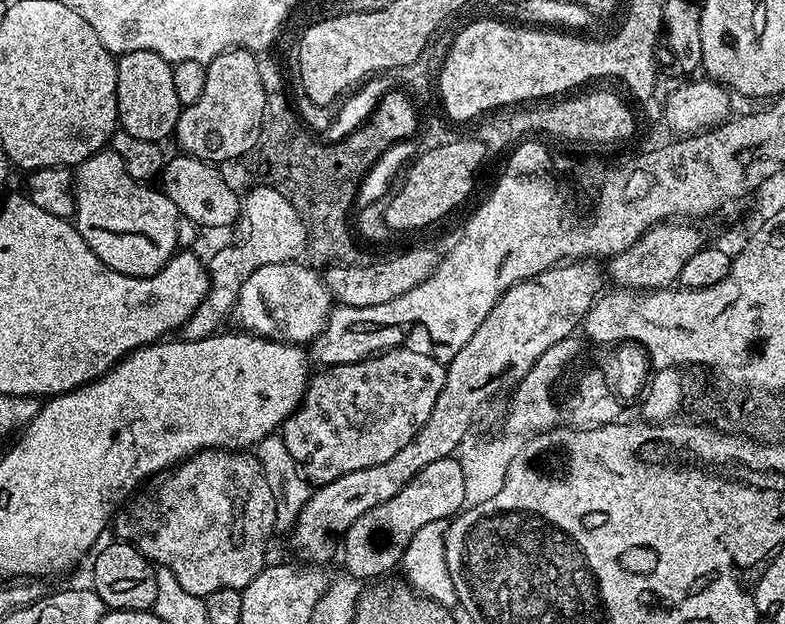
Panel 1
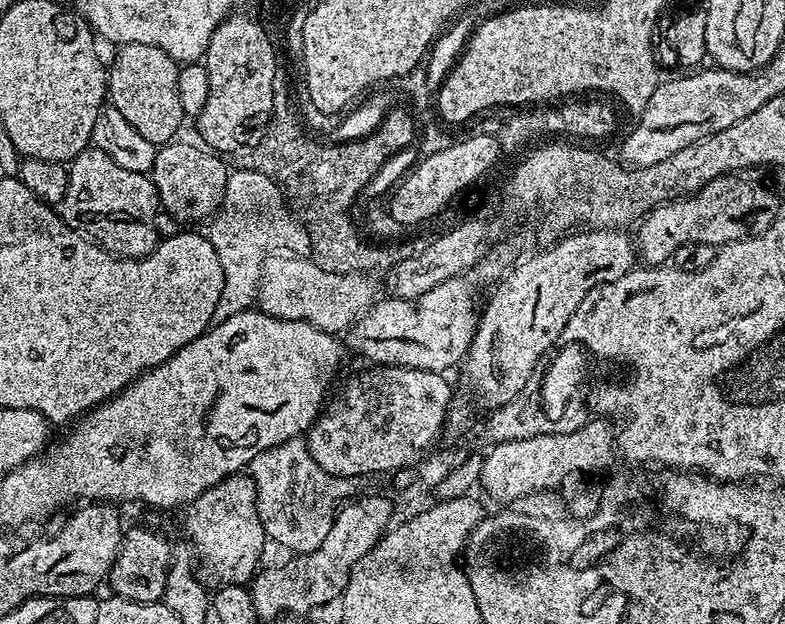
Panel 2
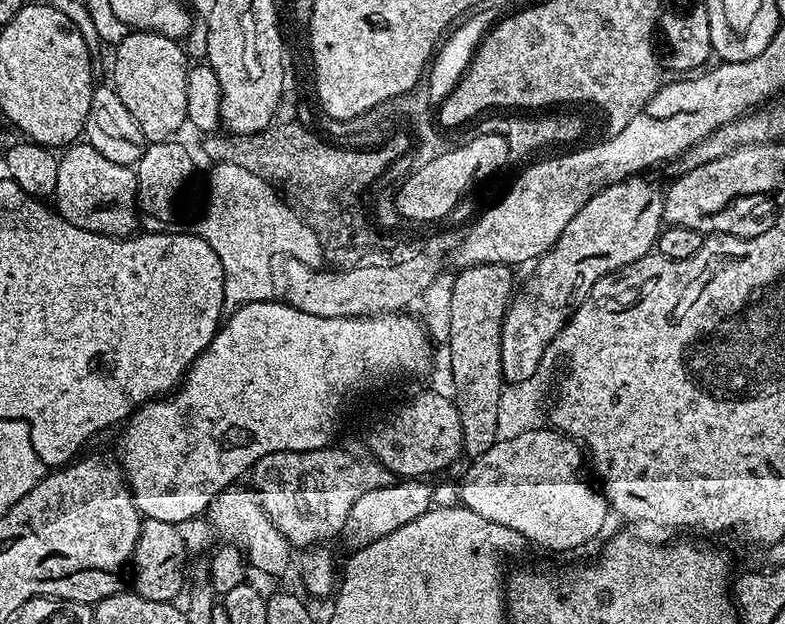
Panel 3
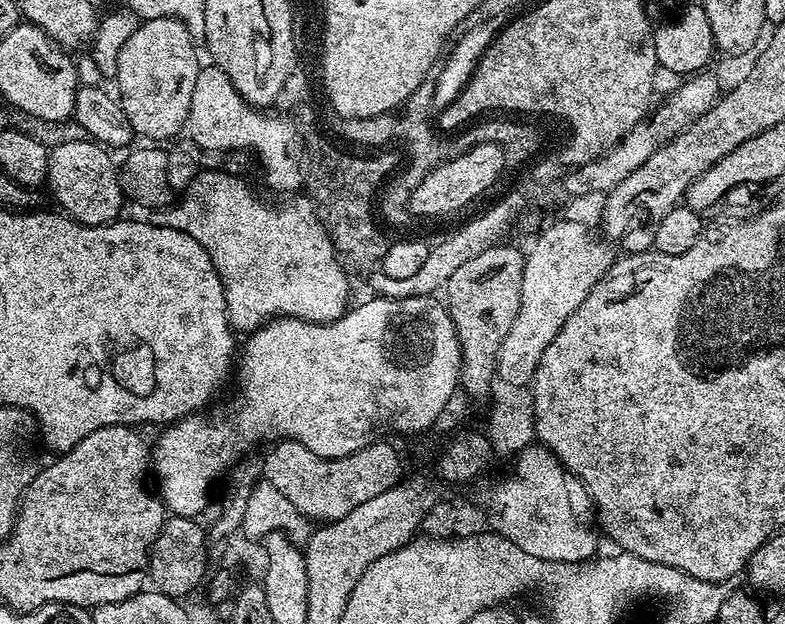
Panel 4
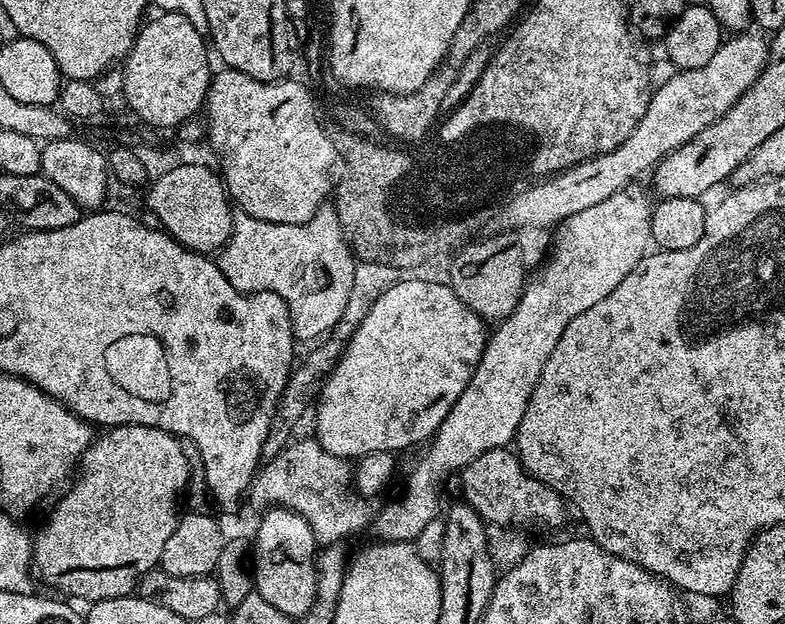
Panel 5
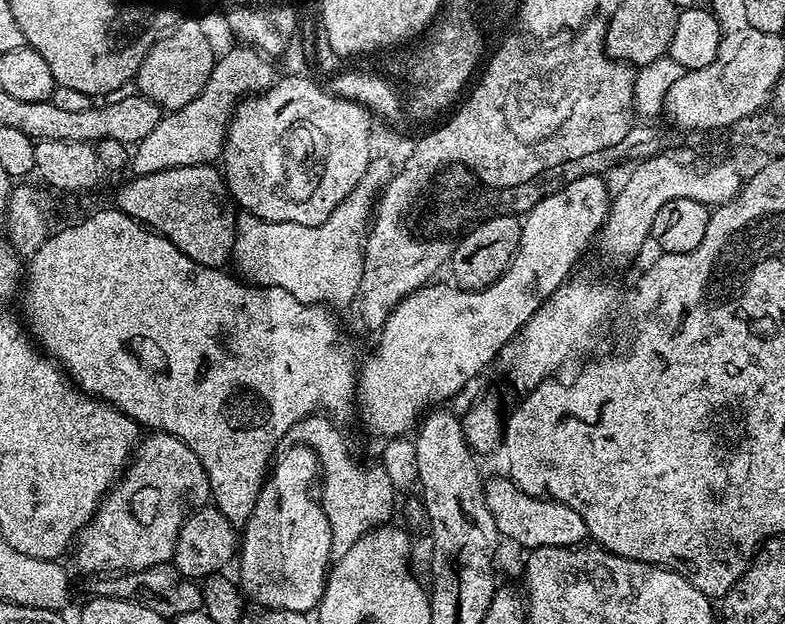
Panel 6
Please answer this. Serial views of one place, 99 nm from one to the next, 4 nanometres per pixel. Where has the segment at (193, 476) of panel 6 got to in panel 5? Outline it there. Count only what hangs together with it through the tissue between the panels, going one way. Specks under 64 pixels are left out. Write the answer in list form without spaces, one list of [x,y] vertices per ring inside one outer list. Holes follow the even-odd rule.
[[[123,424],[101,433],[78,461],[76,485],[69,490],[68,496],[57,502],[44,529],[35,533],[32,542],[35,575],[39,579],[41,576],[50,587],[65,592],[60,593],[65,597],[77,596],[87,602],[130,596],[137,591],[140,581],[151,573],[148,571],[159,565],[162,549],[166,547],[170,534],[174,534],[174,526],[182,515],[180,491],[188,484],[185,445],[166,430]]]

